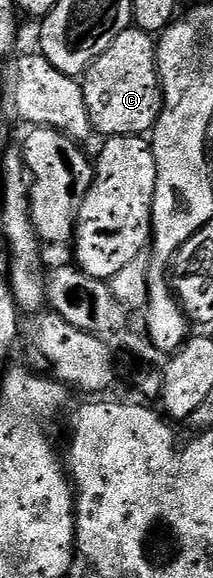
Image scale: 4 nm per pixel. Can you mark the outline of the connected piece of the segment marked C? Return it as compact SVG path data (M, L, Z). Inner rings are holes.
M135 25L128 27L98 57L88 66L82 76L82 86L86 97L86 109L90 113L92 130L97 136L111 137L114 135L147 136L156 126L160 111L164 107L164 90L160 88L160 70L156 64L157 40L149 32L143 31Z

